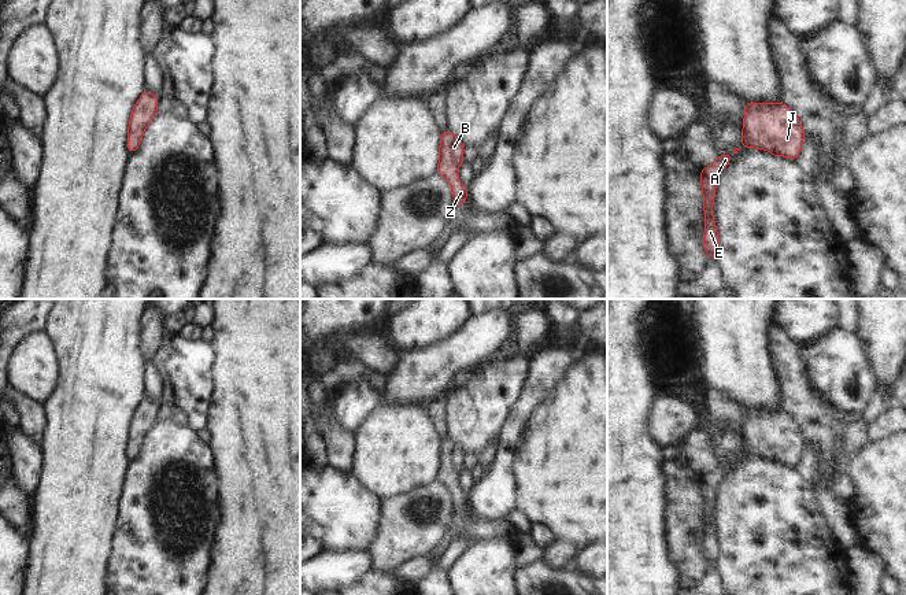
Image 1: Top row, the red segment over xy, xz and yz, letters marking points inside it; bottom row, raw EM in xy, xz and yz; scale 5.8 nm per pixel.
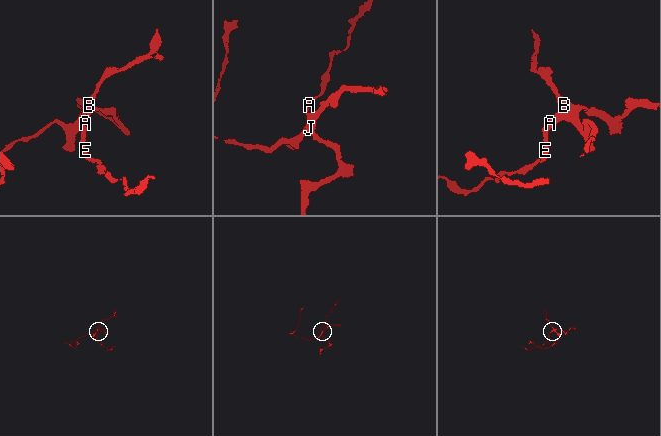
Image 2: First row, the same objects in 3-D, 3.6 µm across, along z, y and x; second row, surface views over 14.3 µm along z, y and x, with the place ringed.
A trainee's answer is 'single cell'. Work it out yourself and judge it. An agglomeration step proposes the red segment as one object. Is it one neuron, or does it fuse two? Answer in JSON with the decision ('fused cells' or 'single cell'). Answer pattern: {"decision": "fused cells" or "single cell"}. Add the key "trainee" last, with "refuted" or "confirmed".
{"decision": "single cell", "trainee": "confirmed"}

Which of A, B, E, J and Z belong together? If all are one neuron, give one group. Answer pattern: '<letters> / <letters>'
A B E J Z

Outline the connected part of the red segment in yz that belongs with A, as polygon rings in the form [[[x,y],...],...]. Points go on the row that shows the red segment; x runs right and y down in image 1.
[[[722,154],[711,166],[705,167],[700,171],[702,193],[705,197],[705,237],[703,248],[710,258],[715,258],[718,254],[720,239],[713,218],[713,200],[715,196],[715,184],[721,170],[732,160],[731,156]]]

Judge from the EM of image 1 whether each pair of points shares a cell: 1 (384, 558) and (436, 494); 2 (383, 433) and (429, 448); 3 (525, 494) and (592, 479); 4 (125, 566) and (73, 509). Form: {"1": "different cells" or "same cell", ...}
{"1": "same cell", "2": "same cell", "3": "same cell", "4": "different cells"}

